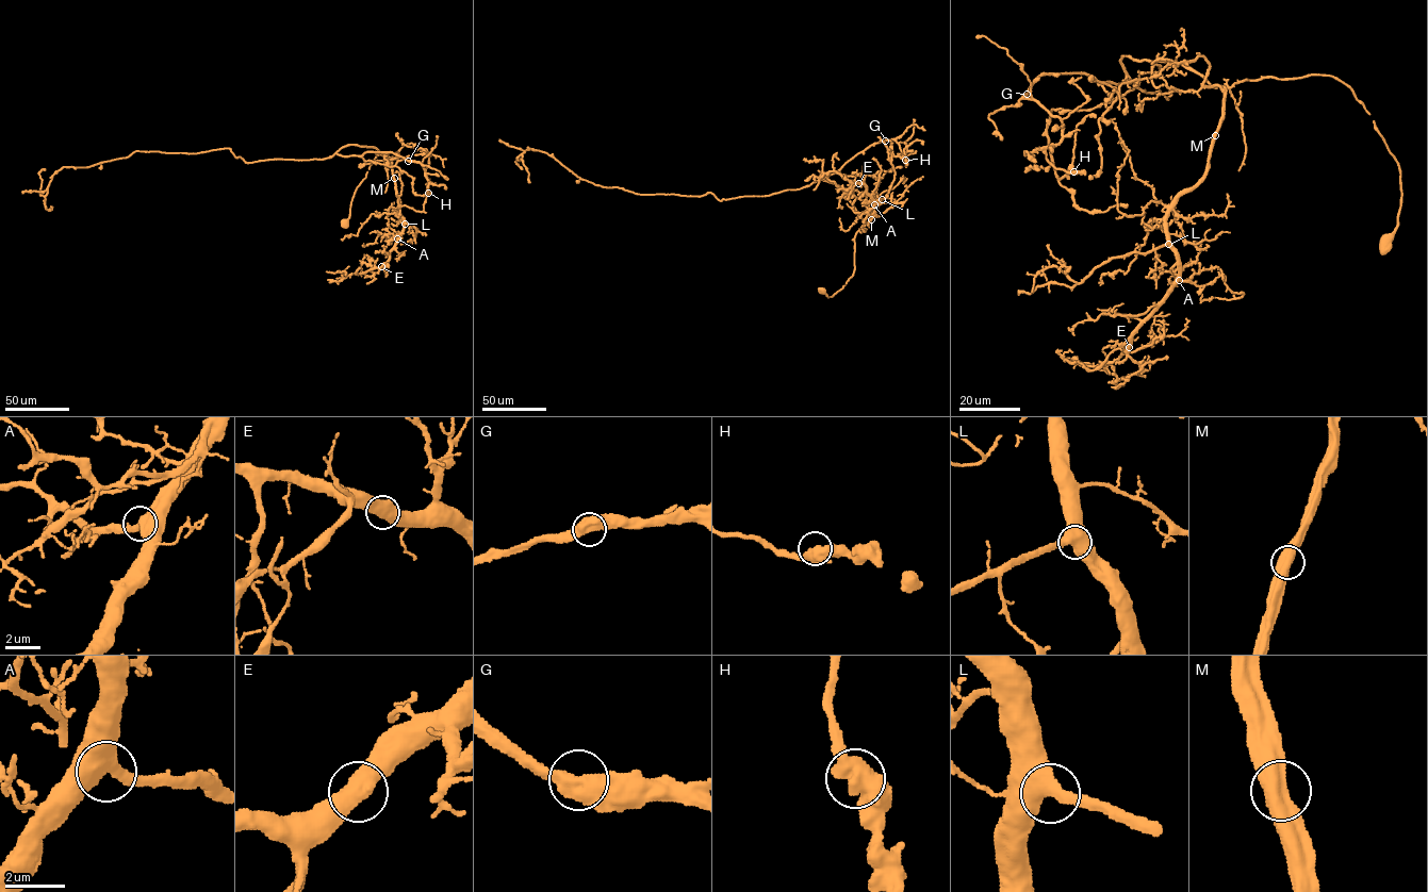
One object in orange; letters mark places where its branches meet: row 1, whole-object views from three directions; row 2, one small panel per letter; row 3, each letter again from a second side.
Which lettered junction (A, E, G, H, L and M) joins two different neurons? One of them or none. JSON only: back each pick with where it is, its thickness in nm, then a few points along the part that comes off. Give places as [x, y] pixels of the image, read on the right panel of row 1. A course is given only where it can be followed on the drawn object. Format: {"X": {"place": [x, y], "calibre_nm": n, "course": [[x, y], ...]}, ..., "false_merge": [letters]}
{"false_merge": []}

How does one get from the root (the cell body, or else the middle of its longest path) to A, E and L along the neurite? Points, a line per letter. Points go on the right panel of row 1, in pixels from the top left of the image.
A: (1385, 242), (1400, 171), (1353, 92), (1330, 76), (1244, 80), (1225, 91), (1207, 172), (1166, 218), (1179, 280)
E: (1385, 242), (1400, 171), (1353, 92), (1324, 75), (1235, 82), (1207, 172), (1166, 218), (1177, 281), (1129, 347)
L: (1385, 242), (1400, 207), (1395, 158), (1348, 86), (1307, 75), (1225, 91), (1208, 169), (1169, 212), (1168, 244)

